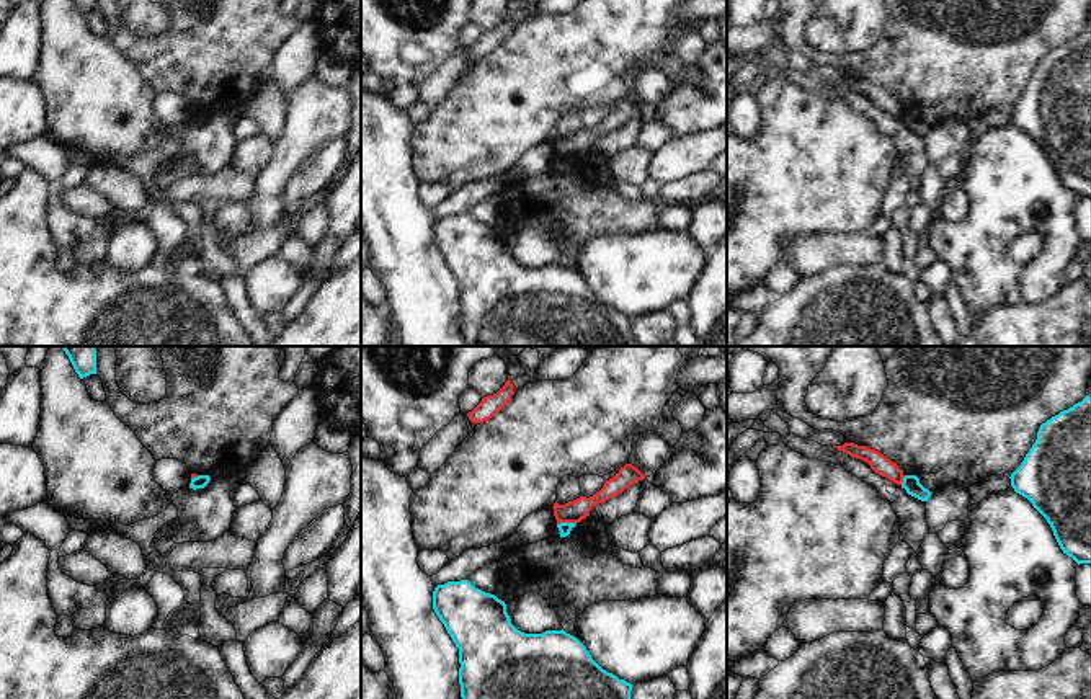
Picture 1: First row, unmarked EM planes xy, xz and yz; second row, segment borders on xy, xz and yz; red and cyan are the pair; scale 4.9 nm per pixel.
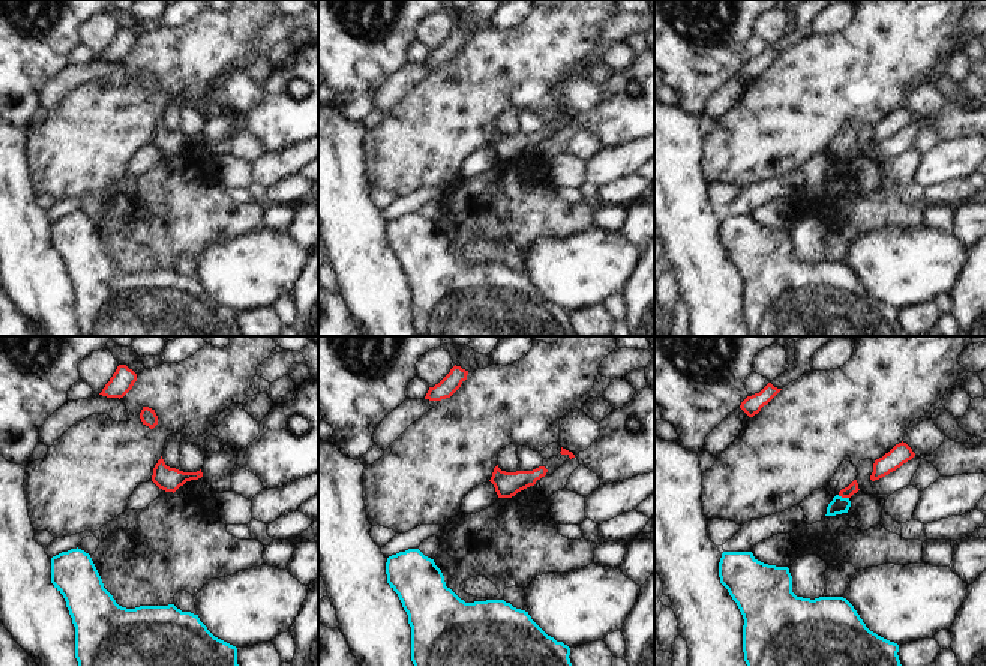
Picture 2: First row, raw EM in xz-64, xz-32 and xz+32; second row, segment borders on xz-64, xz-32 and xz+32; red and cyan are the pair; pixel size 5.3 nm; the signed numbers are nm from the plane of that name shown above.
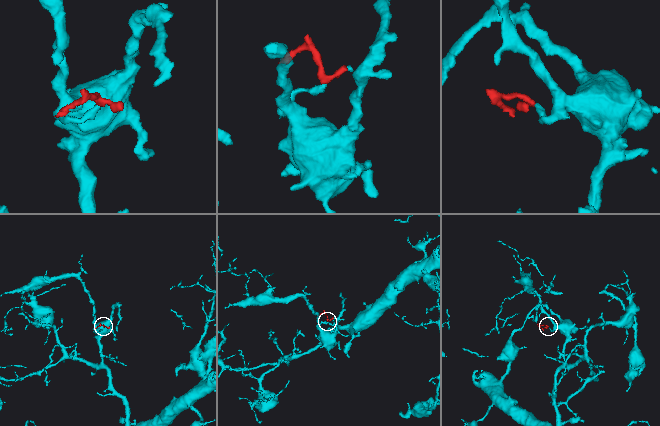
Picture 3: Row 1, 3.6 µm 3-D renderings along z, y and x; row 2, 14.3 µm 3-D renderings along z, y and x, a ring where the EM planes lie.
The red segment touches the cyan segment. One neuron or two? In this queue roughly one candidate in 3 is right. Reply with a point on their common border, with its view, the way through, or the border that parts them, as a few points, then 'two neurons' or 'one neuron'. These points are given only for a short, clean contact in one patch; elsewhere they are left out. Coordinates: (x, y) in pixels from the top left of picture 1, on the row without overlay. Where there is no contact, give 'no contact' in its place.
contact xz (565, 155); border xz (575, 157), (557, 159); two neurons

